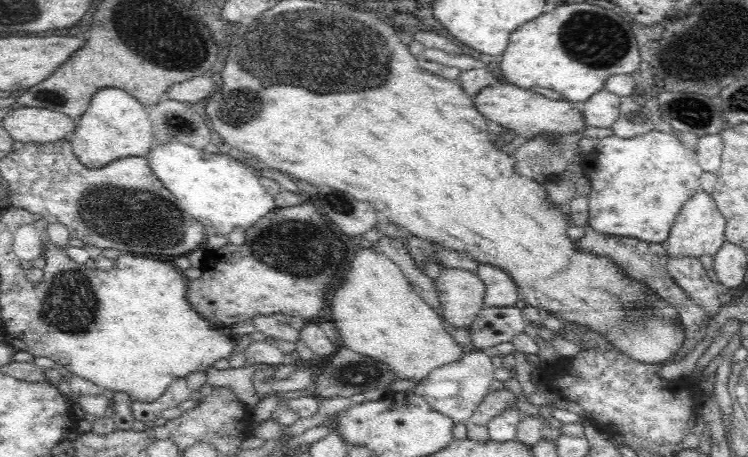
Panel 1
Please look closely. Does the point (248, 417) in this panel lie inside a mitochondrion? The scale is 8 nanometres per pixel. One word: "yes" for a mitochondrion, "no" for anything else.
no

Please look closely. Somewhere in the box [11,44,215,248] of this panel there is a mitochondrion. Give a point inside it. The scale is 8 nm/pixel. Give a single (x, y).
(176, 122)

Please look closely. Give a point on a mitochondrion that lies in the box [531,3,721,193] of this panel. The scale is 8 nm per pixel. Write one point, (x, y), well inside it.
(584, 37)

